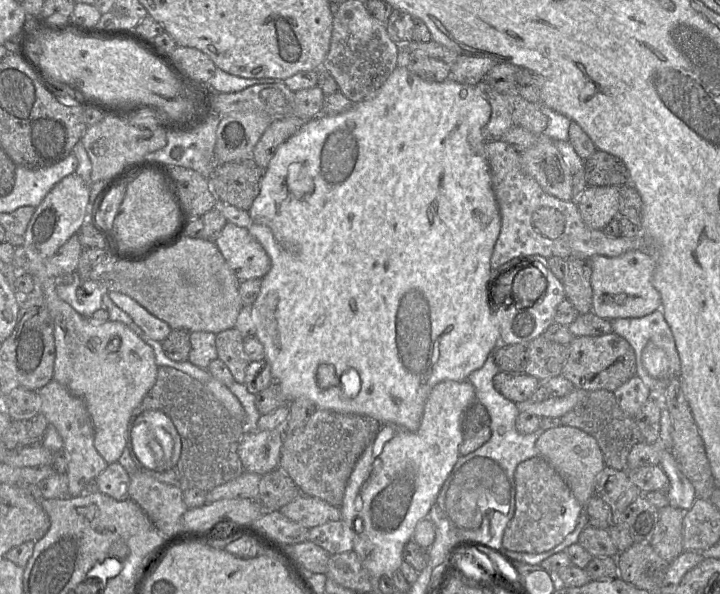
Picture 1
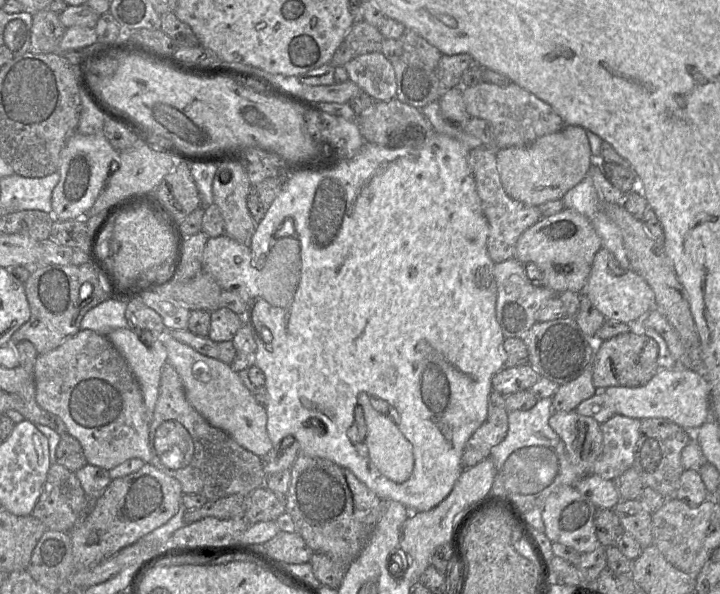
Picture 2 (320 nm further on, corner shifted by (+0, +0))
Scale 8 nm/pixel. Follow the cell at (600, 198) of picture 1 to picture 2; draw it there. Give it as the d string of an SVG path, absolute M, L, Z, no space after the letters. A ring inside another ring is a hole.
M564 208L557 214L541 218L528 228L518 239L514 258L524 264L535 264L541 275L541 280L528 279L535 286L553 290L556 294L564 291L583 293L589 277L595 254L602 248L602 241L592 223L582 214L569 208Z

